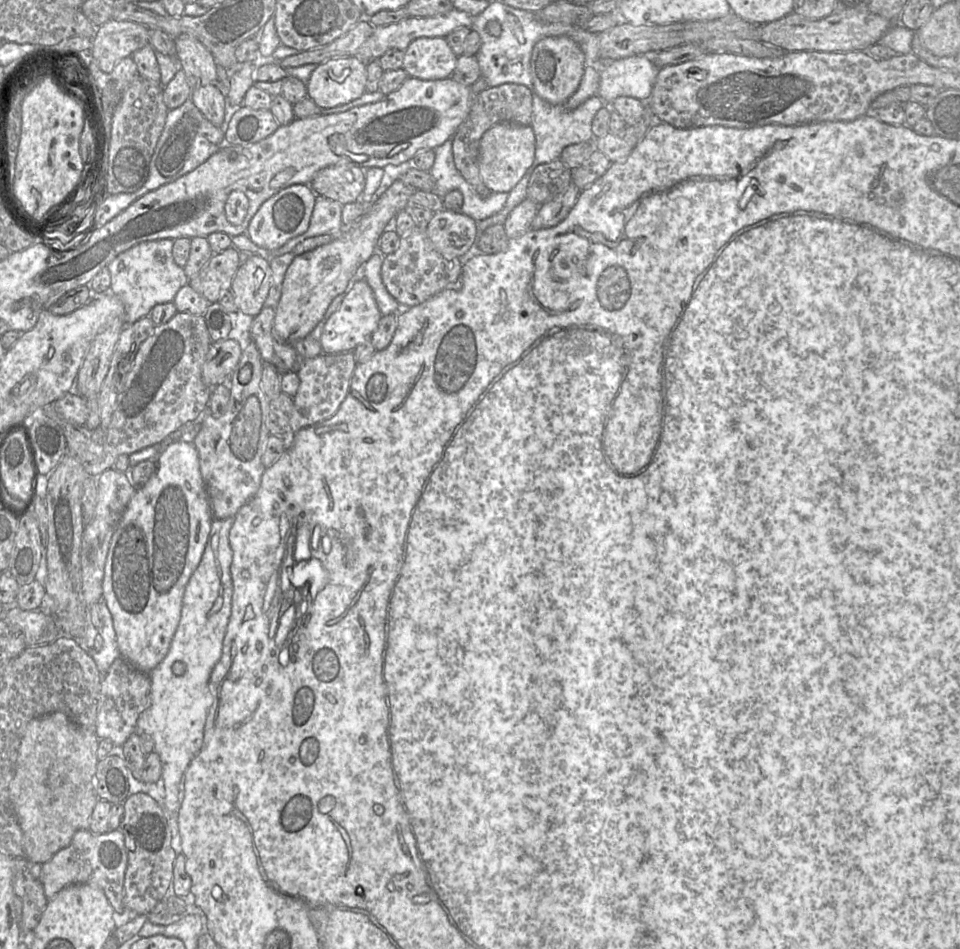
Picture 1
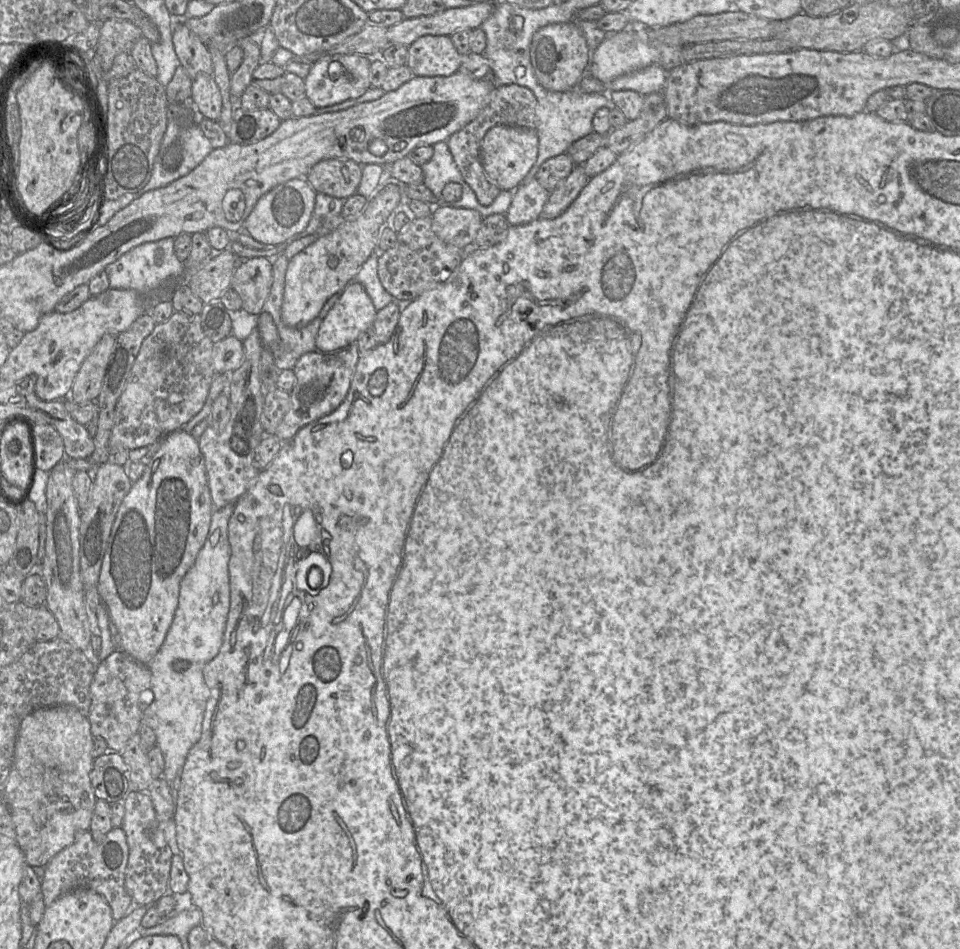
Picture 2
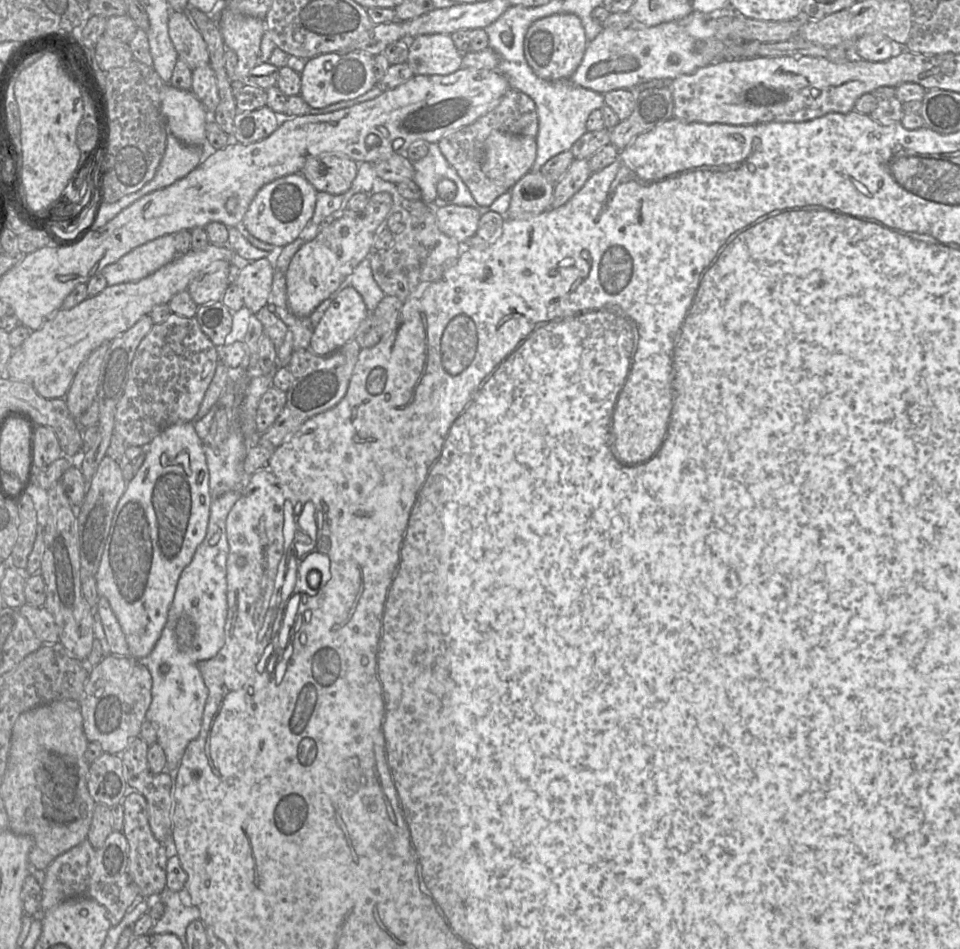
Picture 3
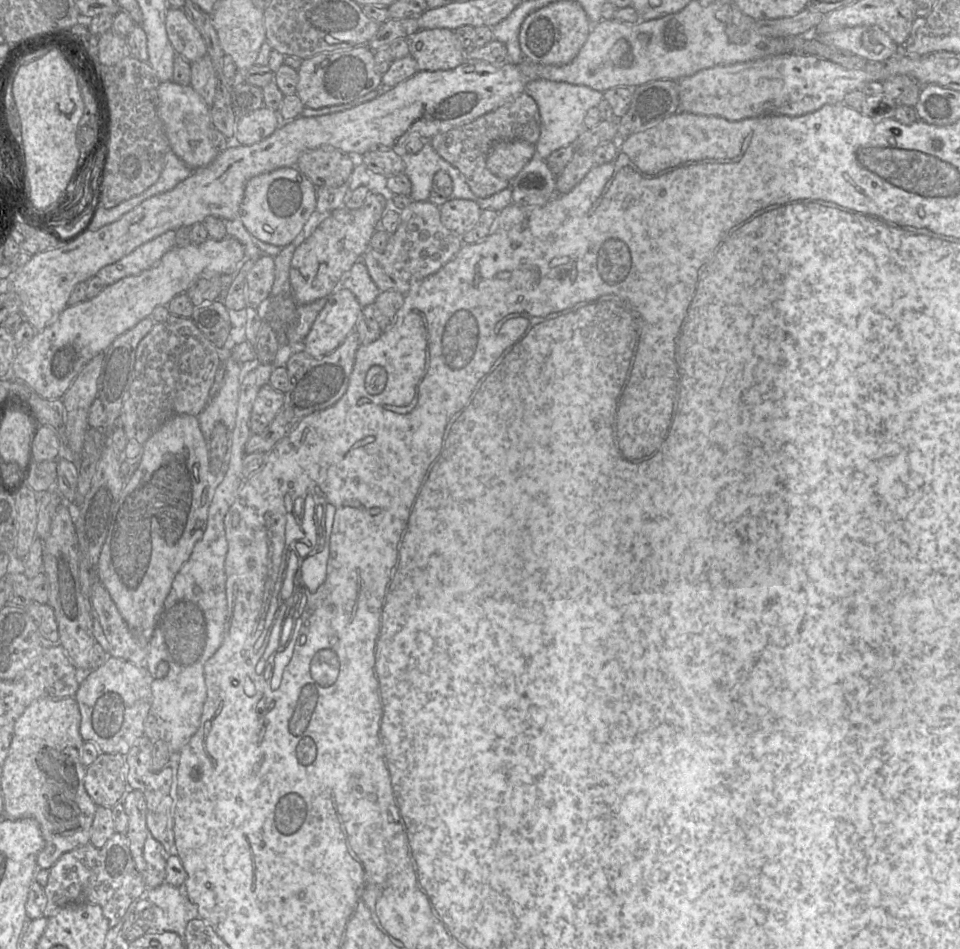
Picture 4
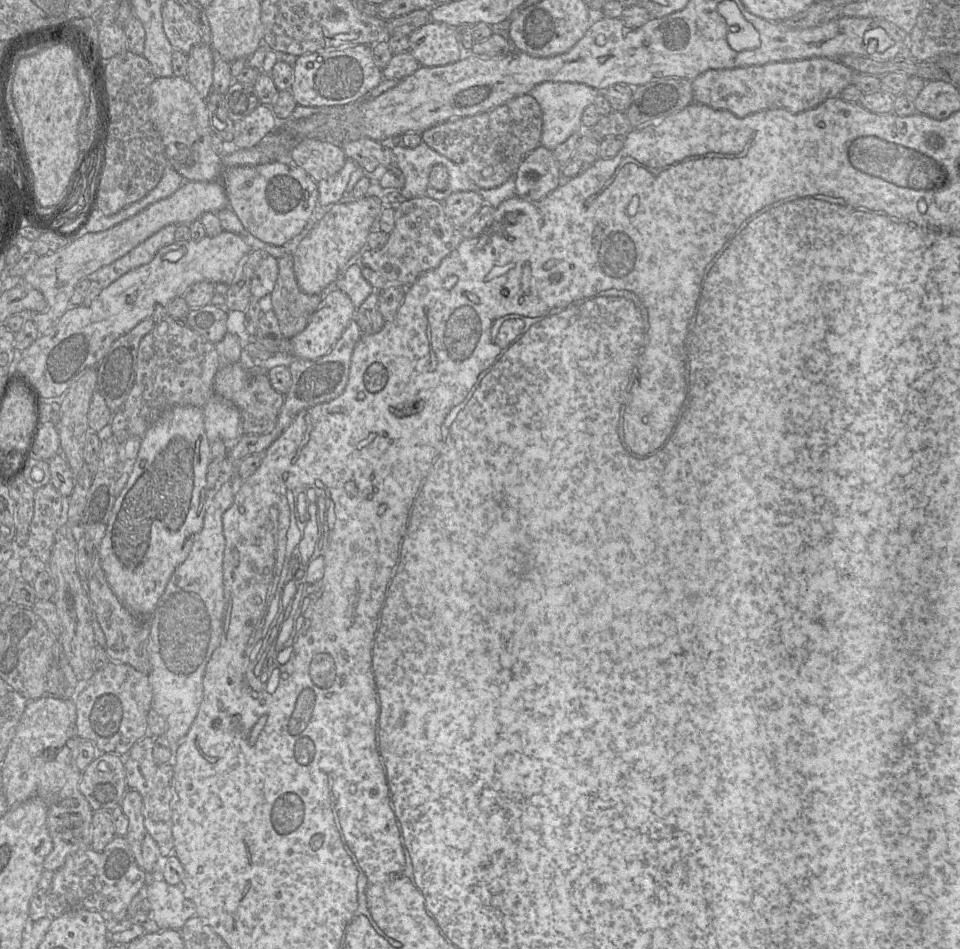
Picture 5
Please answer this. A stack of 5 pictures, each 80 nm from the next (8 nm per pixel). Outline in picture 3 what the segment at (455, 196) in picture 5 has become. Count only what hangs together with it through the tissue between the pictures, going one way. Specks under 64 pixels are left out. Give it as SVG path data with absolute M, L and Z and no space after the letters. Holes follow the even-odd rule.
M455 204L436 207L434 212L440 231L464 247L467 240L475 234L481 217L477 209Z

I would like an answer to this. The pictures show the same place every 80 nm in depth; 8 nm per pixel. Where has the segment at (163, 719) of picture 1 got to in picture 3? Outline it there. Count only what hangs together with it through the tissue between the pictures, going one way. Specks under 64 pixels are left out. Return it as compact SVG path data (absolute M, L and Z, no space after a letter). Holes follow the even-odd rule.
M230 491L217 498L212 498L205 538L197 547L191 562L183 569L161 636L151 653L144 659L144 664L152 678L152 700L145 718L154 725L157 733L157 743L166 755L167 766L165 771L177 770L187 745L199 735L201 729L208 690L197 664L216 656L224 644L225 623L228 613L226 562L229 554L226 519L239 496L240 491ZM163 663L167 663L170 667L169 672L165 675L159 672L159 667Z

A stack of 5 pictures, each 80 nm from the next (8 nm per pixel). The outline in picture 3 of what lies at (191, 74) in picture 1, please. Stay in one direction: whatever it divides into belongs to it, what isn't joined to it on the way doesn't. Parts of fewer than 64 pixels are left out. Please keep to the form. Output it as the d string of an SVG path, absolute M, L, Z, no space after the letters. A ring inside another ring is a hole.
M171 11L168 33L178 58L185 62L191 70L209 64L206 43L184 12Z

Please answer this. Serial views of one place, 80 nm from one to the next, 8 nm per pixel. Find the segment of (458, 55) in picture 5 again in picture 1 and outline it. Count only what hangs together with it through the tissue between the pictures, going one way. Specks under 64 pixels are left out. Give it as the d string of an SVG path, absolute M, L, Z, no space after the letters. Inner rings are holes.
M422 37L412 41L404 51L402 69L410 77L424 81L442 80L453 74L457 60L446 38Z

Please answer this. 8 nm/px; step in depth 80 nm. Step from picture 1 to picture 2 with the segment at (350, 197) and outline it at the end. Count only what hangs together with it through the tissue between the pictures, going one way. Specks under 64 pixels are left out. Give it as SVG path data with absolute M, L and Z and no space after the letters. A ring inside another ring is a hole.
M324 159L309 170L305 179L315 192L346 200L357 192L362 166L351 159Z

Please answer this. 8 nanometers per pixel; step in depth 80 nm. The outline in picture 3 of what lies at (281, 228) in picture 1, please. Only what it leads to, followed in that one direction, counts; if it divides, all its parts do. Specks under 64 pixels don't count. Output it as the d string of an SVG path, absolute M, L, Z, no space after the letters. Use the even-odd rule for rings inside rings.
M294 173L264 185L251 201L241 226L262 242L284 247L296 240L311 222L316 206L317 191L301 173Z

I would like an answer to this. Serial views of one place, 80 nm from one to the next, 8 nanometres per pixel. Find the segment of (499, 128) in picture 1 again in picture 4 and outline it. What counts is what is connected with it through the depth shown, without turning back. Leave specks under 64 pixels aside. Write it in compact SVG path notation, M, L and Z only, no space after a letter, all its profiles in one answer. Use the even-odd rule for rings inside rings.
M525 141L497 142L488 154L486 165L494 175L513 181L535 152L536 146Z

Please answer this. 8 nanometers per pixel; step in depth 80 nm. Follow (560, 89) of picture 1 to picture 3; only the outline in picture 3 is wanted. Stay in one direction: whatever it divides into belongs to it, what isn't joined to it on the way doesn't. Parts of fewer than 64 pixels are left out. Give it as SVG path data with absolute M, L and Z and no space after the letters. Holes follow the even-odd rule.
M554 14L536 20L529 27L524 41L524 53L529 65L540 78L569 81L581 64L587 45L585 29L577 15Z

